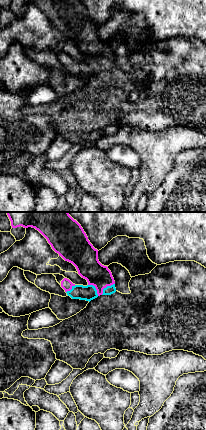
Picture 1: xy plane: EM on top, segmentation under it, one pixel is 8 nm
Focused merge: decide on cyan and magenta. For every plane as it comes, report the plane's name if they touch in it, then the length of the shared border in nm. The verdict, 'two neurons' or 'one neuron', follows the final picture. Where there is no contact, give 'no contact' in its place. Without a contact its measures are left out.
contact in xy; length 140 nm

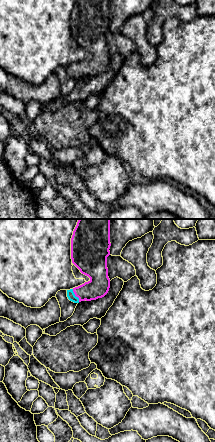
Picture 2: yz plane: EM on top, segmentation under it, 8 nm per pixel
contact in yz; length 120 nm

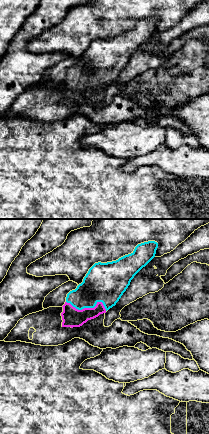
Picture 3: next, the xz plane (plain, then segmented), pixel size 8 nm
contact in xz; length 340 nm

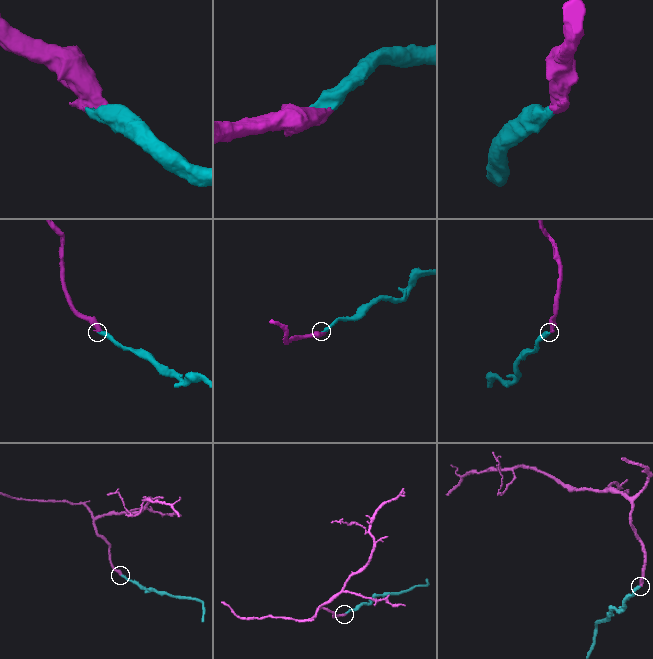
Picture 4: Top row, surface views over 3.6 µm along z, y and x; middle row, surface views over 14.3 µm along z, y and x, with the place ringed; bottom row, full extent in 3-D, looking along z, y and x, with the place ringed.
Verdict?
one neuron

